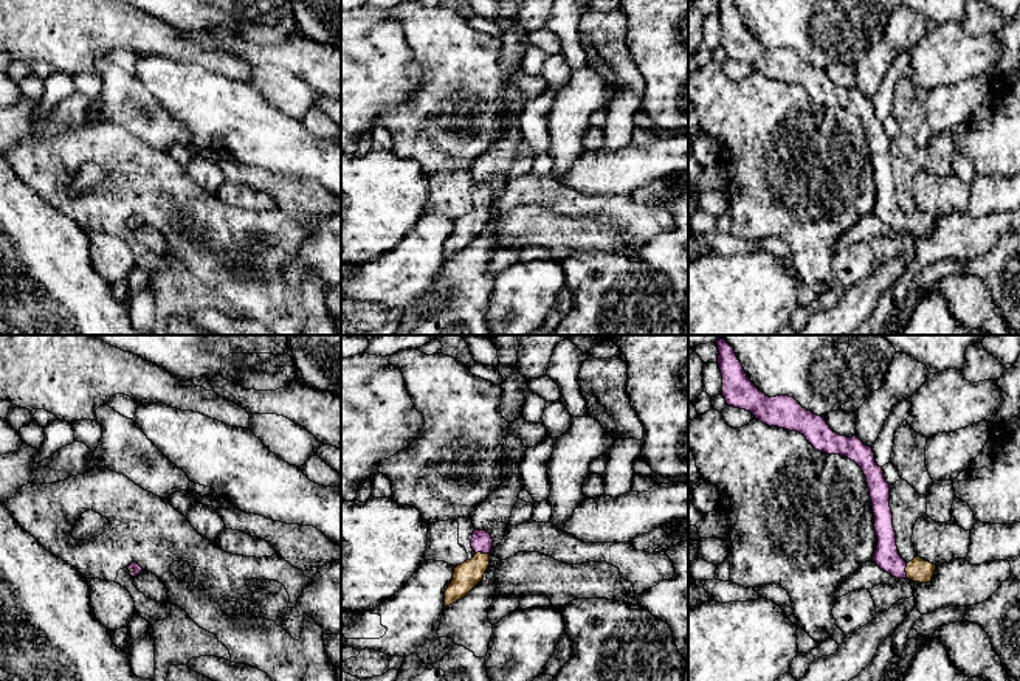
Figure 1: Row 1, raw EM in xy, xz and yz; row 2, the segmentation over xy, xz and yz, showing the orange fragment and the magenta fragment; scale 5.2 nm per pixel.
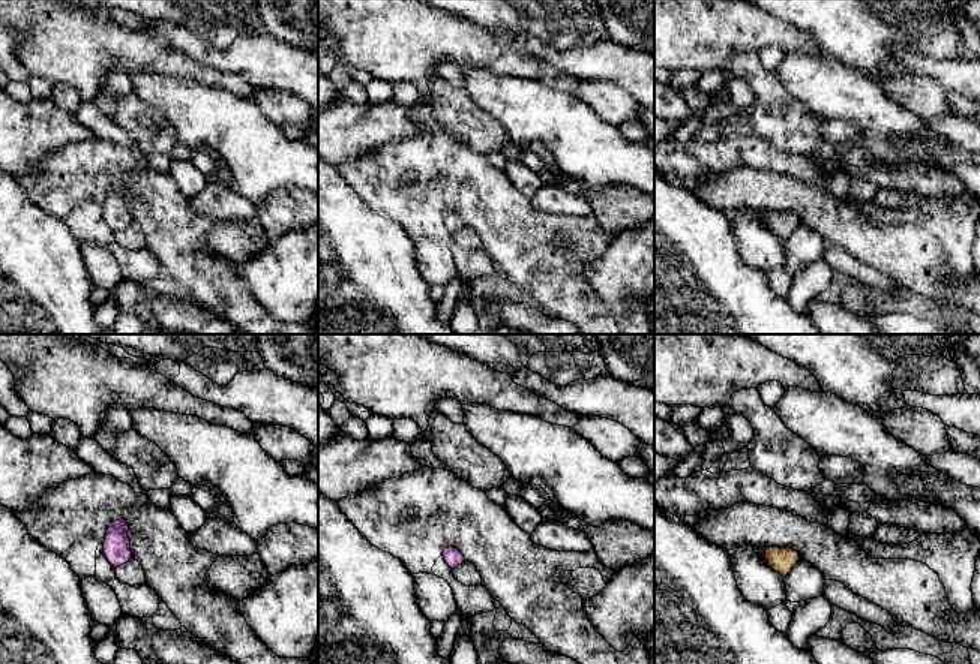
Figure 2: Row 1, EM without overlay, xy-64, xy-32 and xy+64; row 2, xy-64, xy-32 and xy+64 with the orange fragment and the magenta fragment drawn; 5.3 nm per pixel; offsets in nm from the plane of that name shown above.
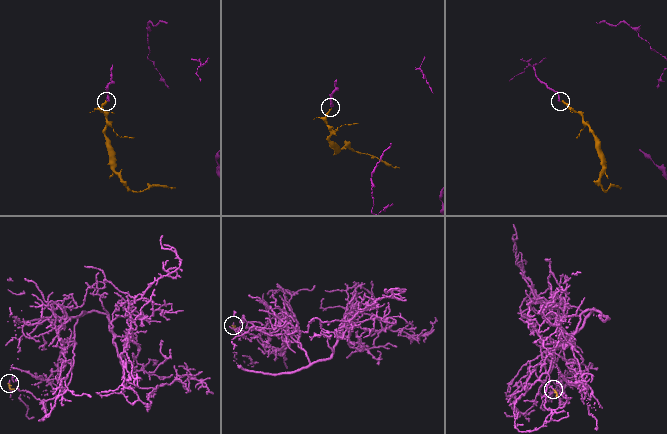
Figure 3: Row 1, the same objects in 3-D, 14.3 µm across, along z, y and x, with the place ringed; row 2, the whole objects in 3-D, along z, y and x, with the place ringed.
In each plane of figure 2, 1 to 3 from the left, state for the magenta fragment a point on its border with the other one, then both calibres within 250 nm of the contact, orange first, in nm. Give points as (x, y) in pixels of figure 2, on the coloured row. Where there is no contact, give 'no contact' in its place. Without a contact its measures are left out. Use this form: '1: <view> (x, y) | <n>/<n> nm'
1: no contact
2: no contact
3: no contact

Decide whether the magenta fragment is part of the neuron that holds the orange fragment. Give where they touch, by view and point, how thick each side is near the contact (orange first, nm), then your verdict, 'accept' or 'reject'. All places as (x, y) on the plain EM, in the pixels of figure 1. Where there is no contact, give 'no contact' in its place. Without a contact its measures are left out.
contact xz (481, 205); calibres 140 and 110 nm; accept

